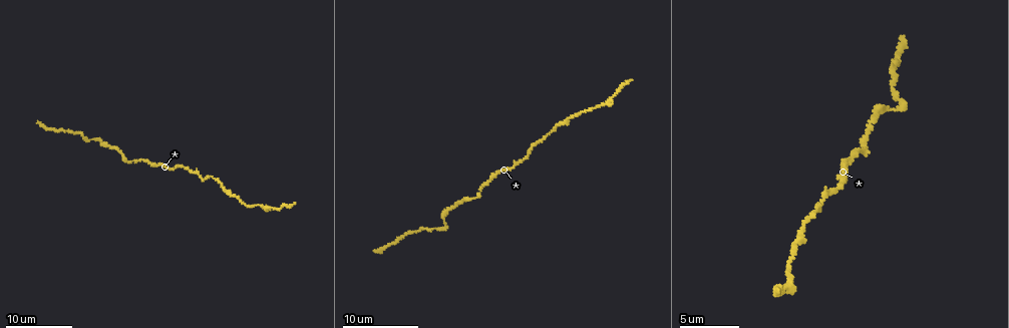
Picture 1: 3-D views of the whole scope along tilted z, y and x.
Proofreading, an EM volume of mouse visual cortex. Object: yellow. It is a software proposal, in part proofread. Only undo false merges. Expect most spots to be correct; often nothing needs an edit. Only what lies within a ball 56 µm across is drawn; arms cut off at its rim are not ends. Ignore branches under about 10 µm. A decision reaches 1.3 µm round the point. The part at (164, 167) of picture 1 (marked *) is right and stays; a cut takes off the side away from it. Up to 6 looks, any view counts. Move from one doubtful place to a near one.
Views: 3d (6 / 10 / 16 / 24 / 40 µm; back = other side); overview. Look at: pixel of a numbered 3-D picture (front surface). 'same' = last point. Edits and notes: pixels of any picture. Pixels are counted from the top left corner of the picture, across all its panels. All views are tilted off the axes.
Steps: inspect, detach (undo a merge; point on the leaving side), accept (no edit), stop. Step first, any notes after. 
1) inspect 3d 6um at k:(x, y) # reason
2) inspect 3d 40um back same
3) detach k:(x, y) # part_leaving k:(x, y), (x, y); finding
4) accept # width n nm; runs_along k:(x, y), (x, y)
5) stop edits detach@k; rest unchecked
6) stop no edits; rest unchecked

inspect 3d 16um at 1:(103, 144) # thick turns thin

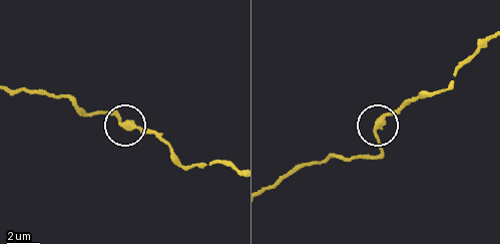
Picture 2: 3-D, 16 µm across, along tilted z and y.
inspect 3d 10um at 2:(122, 124)

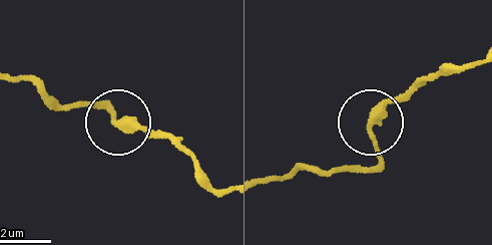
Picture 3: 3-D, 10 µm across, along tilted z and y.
accept # all the same neuron

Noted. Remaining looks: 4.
inspect 3d 24um at 1:(131, 162) # thick turns thin

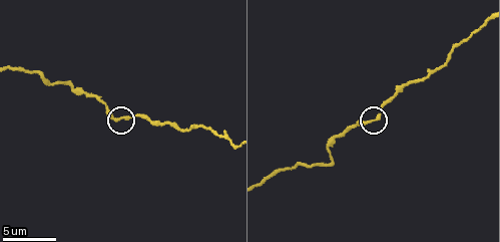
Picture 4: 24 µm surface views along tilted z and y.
inspect 3d 10um at 4:(372, 120) # closer look

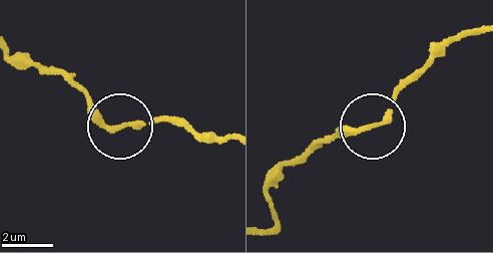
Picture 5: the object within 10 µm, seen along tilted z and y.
inspect 3d 10um back at 5:(374, 125)

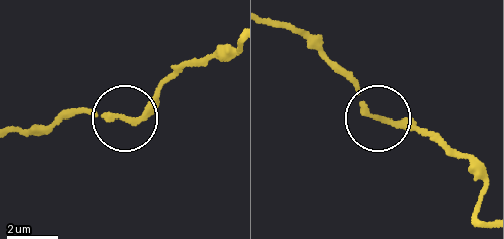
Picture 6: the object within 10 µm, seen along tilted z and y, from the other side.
accept # runs_along 6:(281, 23), (346, 80), (373, 115), (440, 134); one neuron here

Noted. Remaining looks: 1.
stop no edits; rest unchecked

